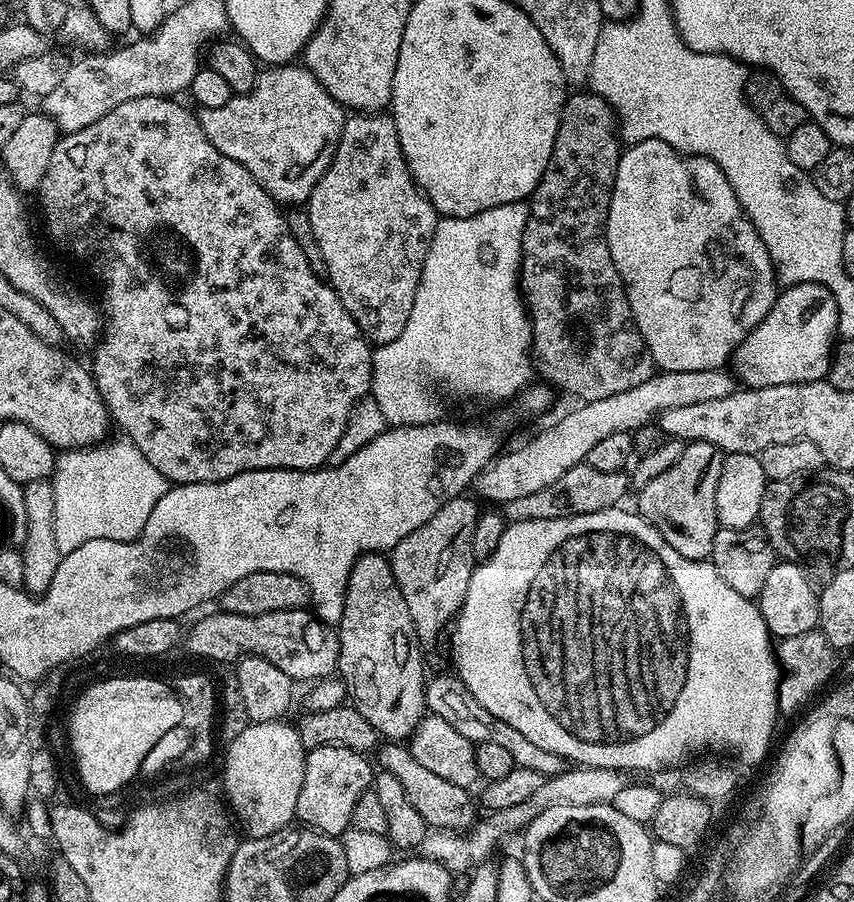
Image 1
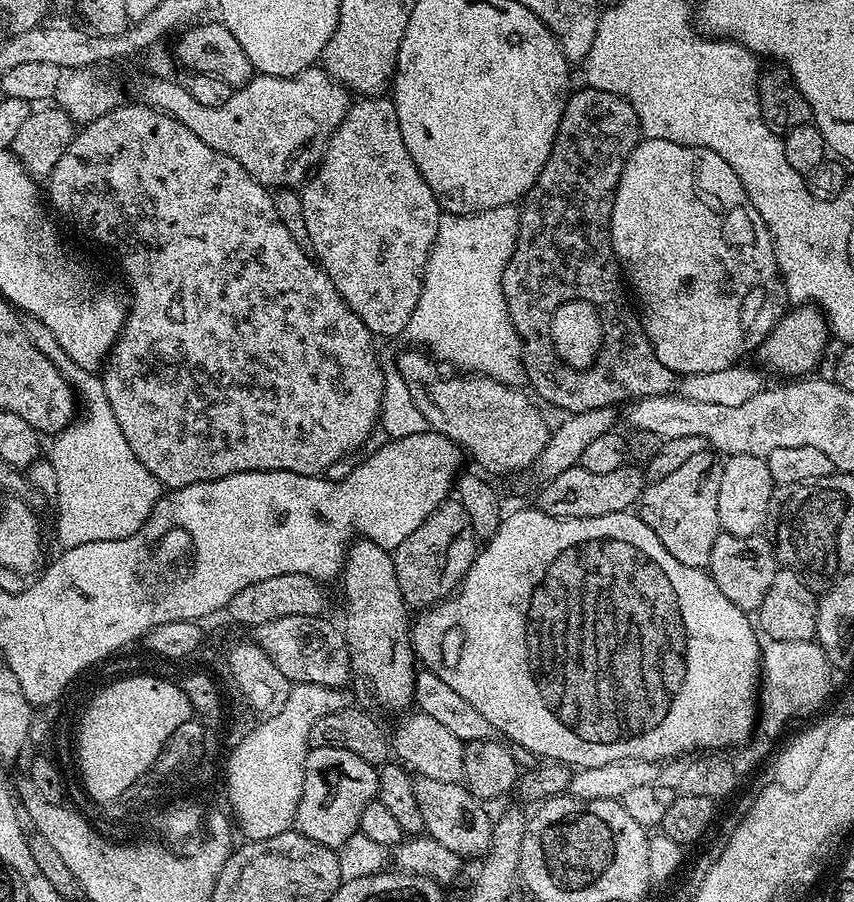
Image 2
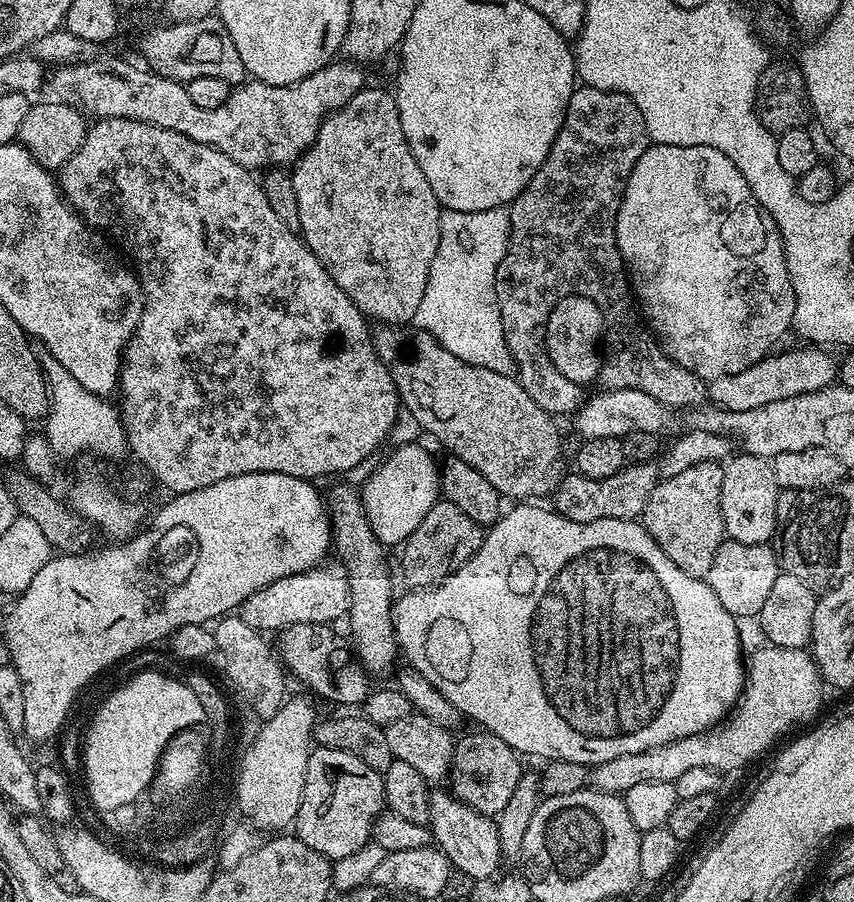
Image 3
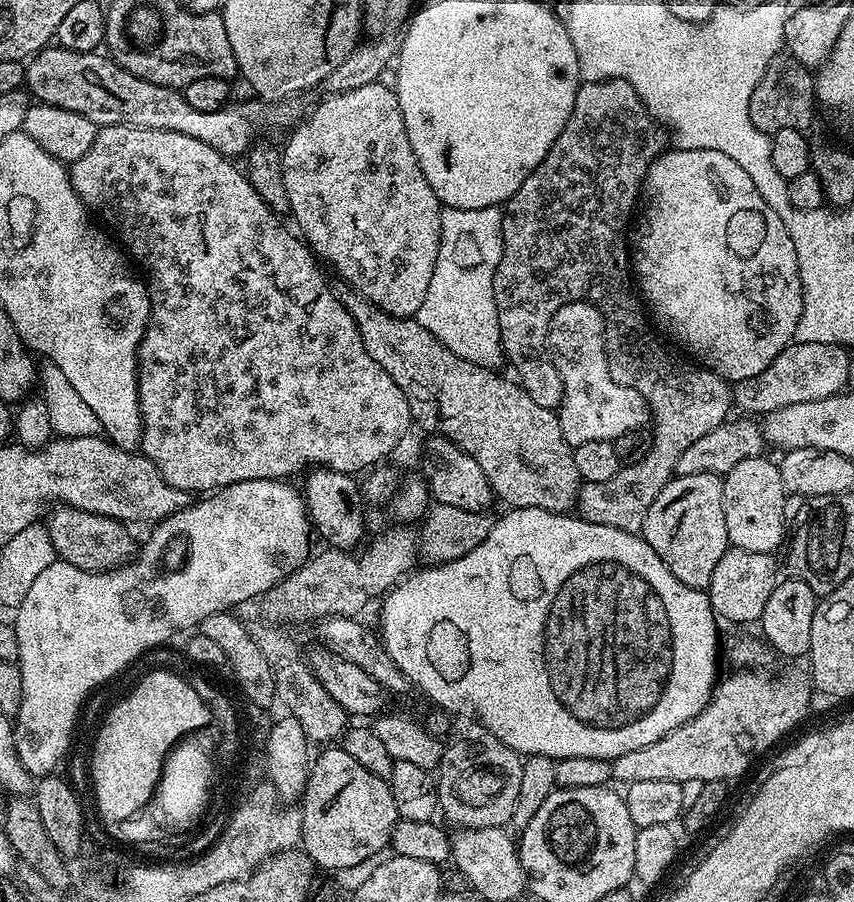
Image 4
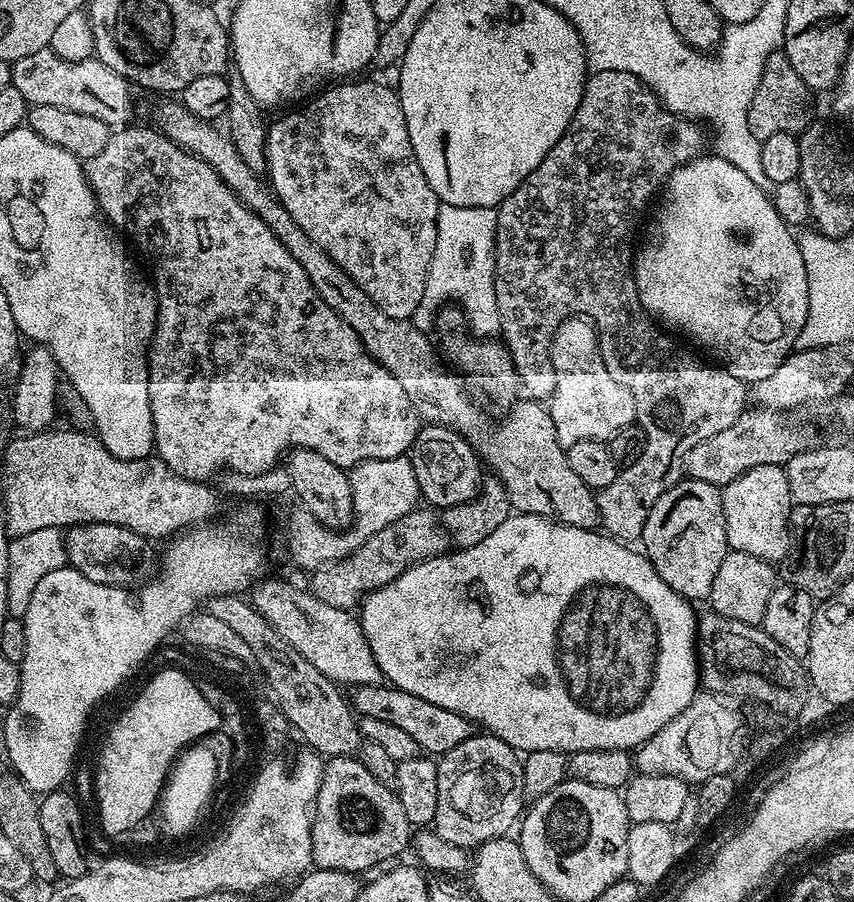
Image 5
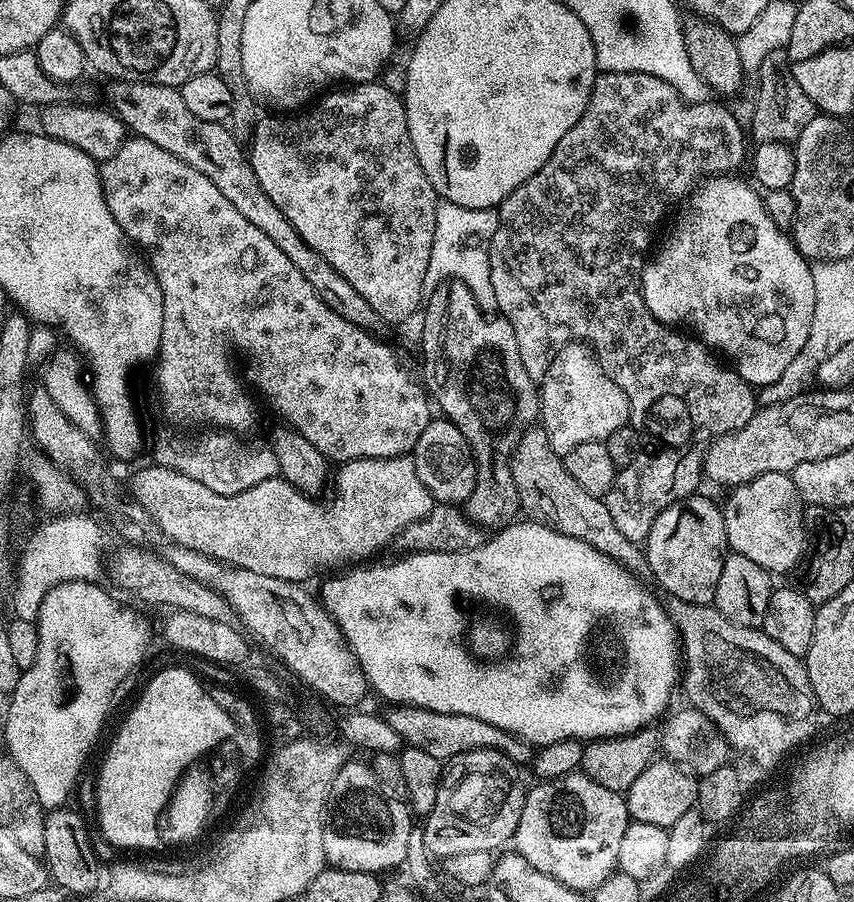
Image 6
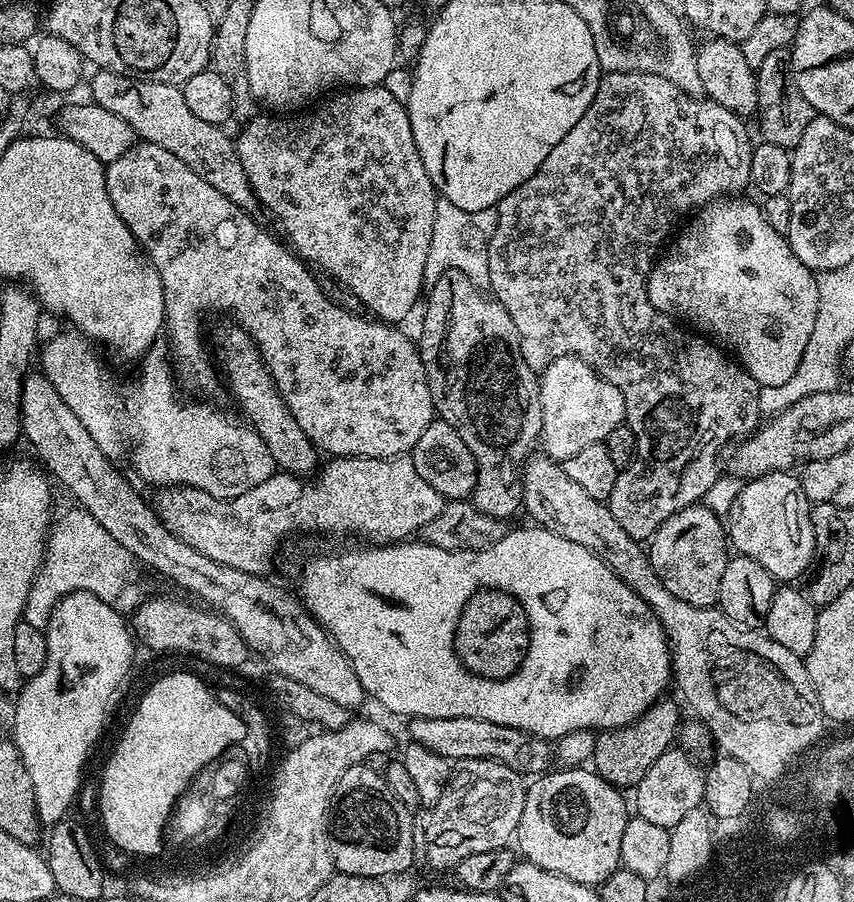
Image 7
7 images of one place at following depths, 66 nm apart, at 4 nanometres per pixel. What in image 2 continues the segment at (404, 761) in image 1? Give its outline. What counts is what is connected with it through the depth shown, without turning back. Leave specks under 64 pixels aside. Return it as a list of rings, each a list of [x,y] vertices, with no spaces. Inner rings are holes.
[[[416,776],[414,779],[414,798],[418,798],[418,810],[422,813],[424,832],[432,836],[442,846],[454,850],[461,858],[483,857],[490,846],[493,817],[483,803],[477,800],[463,783],[437,782],[434,778]]]

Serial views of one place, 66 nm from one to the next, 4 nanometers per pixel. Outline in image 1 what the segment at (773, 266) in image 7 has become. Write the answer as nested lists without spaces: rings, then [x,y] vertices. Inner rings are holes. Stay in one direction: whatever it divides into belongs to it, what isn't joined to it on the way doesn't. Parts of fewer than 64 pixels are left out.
[[[658,138],[628,144],[620,154],[618,170],[614,178],[614,190],[610,198],[608,221],[604,229],[614,266],[617,267],[618,274],[621,275],[625,286],[626,298],[629,299],[636,329],[642,334],[648,347],[648,353],[652,356],[652,363],[660,372],[689,372],[690,370],[724,368],[731,361],[736,347],[748,337],[750,330],[754,330],[754,326],[758,326],[758,322],[762,322],[762,318],[766,318],[766,314],[774,306],[778,295],[778,281],[776,271],[772,269],[770,254],[766,250],[758,230],[754,230],[752,219],[742,210],[730,182],[726,182],[726,174],[722,174],[722,170],[715,167],[710,158],[685,156],[684,153],[674,151],[669,144]]]

